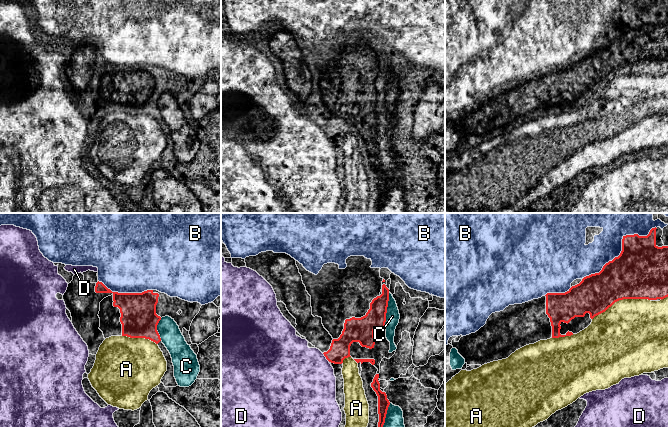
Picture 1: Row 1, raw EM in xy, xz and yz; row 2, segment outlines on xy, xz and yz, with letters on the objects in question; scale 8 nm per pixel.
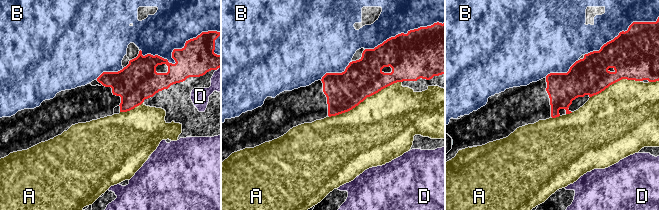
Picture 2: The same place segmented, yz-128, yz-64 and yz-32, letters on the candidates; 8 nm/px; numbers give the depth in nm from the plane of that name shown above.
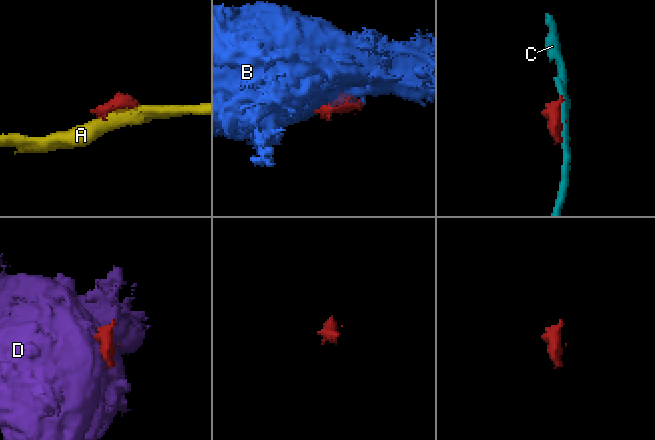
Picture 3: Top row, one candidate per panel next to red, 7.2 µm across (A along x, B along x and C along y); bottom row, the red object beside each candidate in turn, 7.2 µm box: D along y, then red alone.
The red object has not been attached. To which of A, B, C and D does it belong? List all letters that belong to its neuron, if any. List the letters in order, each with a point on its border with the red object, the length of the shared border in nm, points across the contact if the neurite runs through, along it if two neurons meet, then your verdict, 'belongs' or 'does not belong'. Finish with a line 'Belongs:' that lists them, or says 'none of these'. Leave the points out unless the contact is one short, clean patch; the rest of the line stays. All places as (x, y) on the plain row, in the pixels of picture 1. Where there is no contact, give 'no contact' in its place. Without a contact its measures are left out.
A: yz (621, 75) | 500 nm | does not belong
B: yz (622, 23) | 700 nm | does not belong
C: xz (386, 86) | 300 nm | does not belong
D: xz (325, 132) | 90 nm | does not belong
Belongs: none of these

